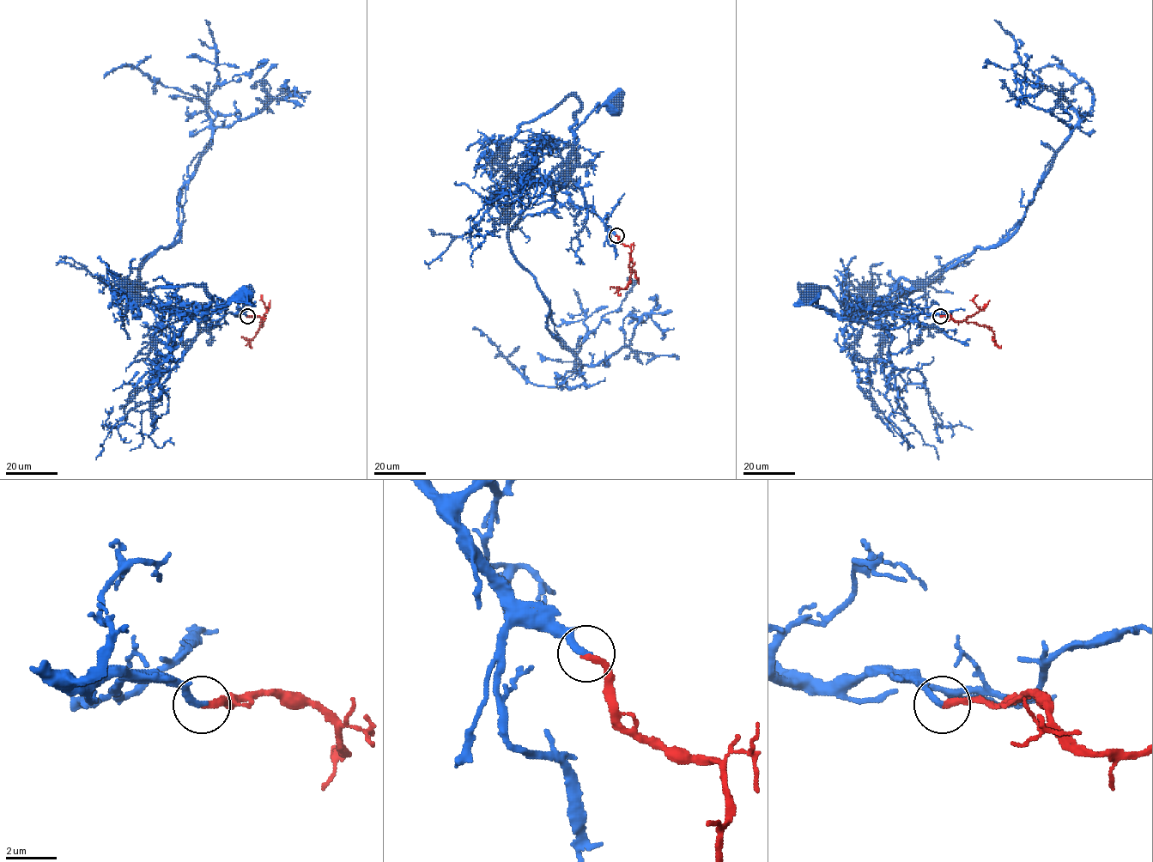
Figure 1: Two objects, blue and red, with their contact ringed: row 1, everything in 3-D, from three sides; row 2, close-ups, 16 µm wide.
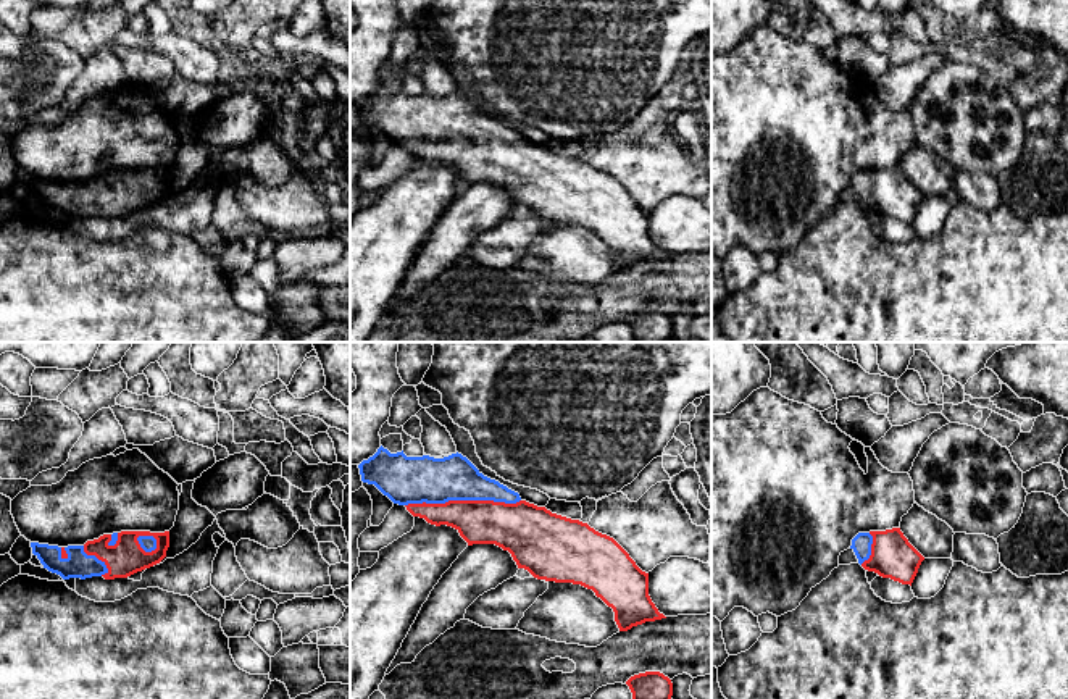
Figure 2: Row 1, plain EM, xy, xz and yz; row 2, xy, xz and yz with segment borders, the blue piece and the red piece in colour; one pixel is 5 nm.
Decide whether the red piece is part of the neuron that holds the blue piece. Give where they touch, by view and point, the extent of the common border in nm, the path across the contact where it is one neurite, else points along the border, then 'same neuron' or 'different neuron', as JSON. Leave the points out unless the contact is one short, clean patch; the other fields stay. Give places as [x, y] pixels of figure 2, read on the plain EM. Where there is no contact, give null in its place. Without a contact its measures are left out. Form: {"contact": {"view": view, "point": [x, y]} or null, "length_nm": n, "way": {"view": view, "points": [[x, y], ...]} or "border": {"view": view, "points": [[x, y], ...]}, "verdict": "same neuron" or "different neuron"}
{"contact": {"view": "xz", "point": [462, 138]}, "length_nm": 600, "verdict": "same neuron"}

